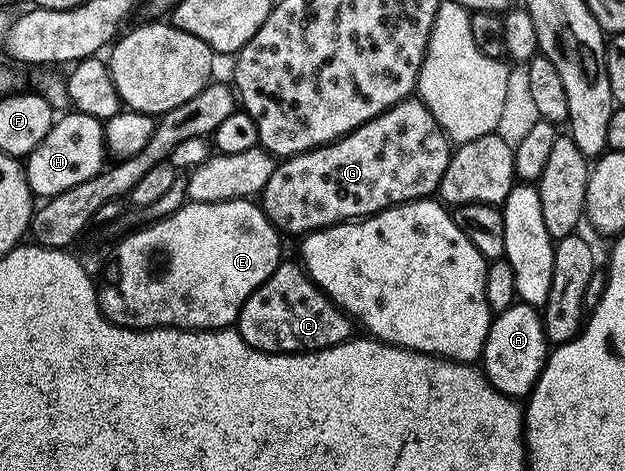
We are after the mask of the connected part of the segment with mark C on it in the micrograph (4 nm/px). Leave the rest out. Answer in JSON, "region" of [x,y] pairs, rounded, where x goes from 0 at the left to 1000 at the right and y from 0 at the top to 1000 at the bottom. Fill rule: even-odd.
{"region":[[[451,554],[400,622],[374,688],[387,724],[434,754],[470,754],[490,745],[514,745],[565,718],[566,679],[552,665],[517,614],[486,575],[478,556]]]}

